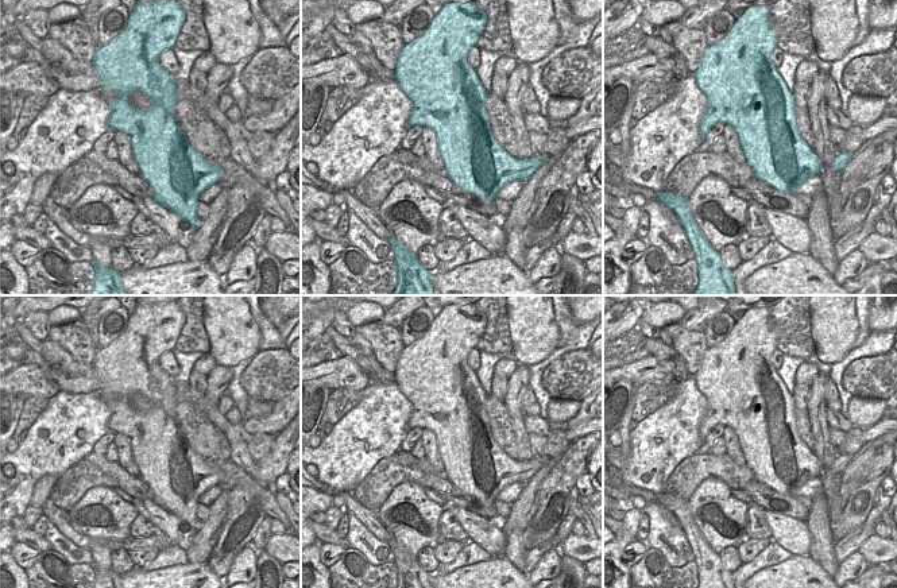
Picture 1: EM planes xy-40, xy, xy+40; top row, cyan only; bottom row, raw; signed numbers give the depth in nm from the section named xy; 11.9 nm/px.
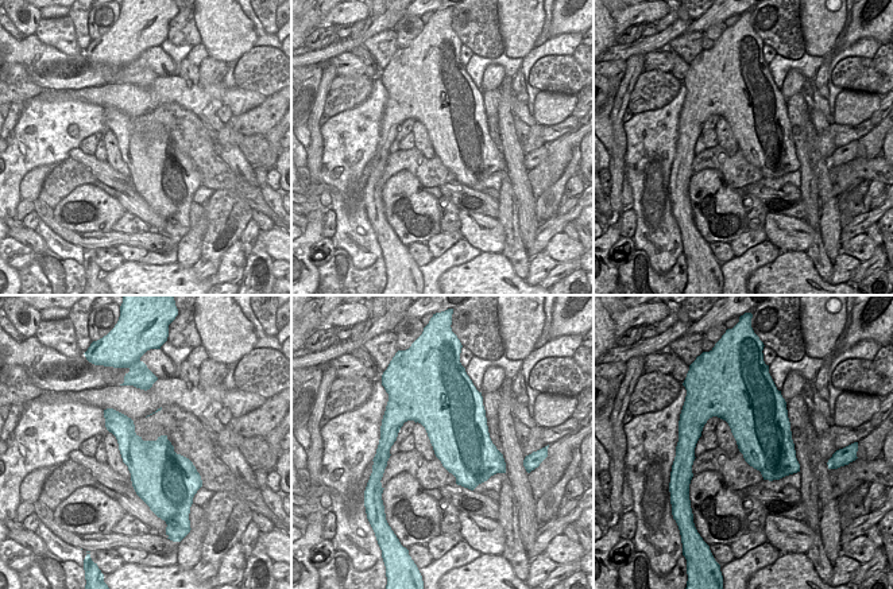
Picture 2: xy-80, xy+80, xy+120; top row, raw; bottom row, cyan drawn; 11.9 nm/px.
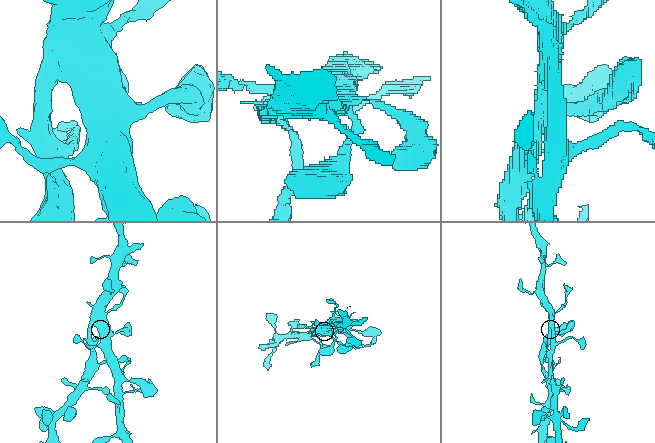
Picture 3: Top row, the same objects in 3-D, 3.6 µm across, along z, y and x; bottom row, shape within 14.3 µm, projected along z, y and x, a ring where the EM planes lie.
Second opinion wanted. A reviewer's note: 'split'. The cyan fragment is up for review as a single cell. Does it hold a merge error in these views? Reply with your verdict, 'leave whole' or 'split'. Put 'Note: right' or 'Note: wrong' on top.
Note: wrong
leave whole

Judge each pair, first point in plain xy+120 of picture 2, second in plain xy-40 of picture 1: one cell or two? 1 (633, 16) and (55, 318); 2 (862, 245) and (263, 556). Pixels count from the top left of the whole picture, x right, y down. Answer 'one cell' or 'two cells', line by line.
1: one cell
2: two cells

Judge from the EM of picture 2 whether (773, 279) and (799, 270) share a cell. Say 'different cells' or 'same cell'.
same cell

